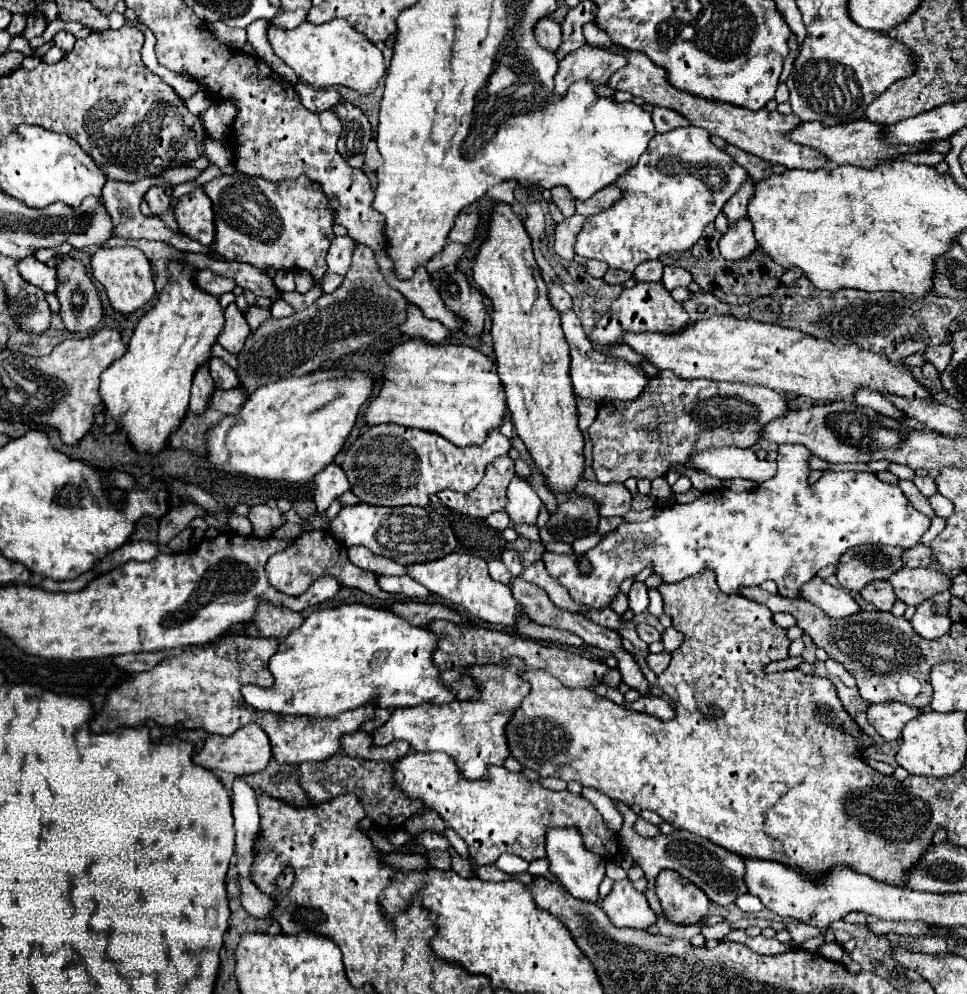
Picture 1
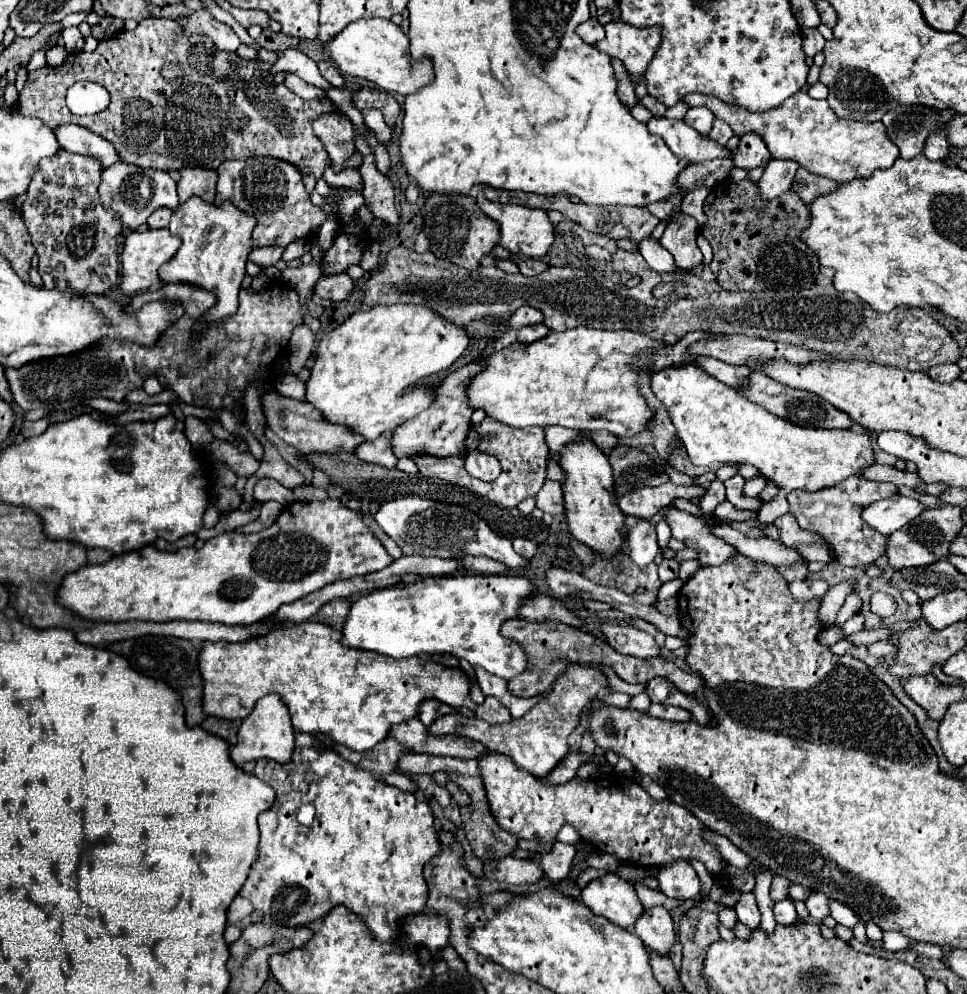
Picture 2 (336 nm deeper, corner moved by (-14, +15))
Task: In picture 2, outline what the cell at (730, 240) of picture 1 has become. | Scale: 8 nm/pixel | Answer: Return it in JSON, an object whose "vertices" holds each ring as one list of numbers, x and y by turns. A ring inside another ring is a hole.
{"vertices":[[771,159,763,177,761,177,761,181,759,181,759,189,761,189,763,197,765,199,775,199,781,193,789,191,797,169,799,169,799,165,795,161]]}

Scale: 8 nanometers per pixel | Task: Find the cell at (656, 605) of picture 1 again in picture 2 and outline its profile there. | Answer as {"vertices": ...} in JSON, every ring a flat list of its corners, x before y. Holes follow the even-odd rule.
{"vertices":[[659,521,657,523,657,539,659,539,659,547,667,547,667,543,669,543,669,539,671,539,671,529,669,529,669,525,667,525,667,521]]}

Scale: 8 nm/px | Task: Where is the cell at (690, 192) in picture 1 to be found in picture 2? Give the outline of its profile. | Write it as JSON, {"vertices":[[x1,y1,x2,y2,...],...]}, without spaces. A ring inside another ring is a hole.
{"vertices":[[653,117,647,123,647,127,653,135,663,137,667,147,677,157,687,157,689,163,699,163,699,161,717,159,717,157,719,159,731,157,731,151,717,145,709,137,699,137,699,133,695,133,695,129,691,129,685,121]]}

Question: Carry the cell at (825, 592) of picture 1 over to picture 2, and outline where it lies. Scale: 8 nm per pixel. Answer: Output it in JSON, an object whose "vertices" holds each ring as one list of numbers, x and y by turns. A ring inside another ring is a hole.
{"vertices":[[713,523,709,525,711,533,719,539,723,539,725,543,733,545,739,553,751,557,753,561,763,561,763,563,769,563,773,567,779,567,779,565,793,565,793,563,801,563,801,553,787,547,787,545,781,545,781,543,775,543,767,537,759,537,759,539,749,539,745,537,741,531,733,529,731,525,727,523]]}

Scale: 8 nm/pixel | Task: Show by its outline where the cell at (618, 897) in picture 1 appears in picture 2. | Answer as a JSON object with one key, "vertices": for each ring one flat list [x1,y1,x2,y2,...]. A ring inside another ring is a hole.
{"vertices":[[665,907,647,909,643,917,639,917,639,923,635,923,635,935,639,935,651,951,667,955,675,943,675,929,669,911]]}

